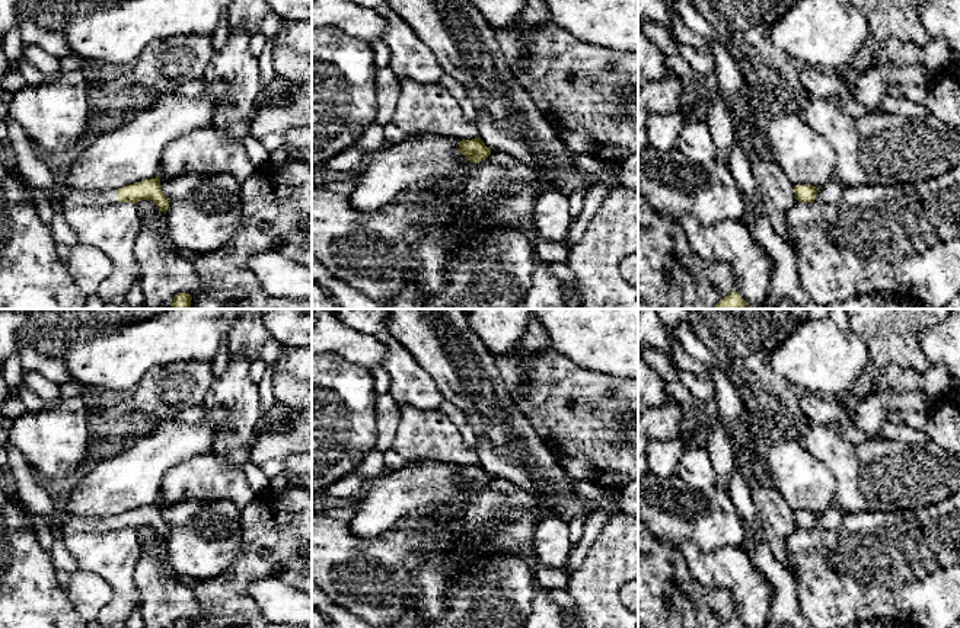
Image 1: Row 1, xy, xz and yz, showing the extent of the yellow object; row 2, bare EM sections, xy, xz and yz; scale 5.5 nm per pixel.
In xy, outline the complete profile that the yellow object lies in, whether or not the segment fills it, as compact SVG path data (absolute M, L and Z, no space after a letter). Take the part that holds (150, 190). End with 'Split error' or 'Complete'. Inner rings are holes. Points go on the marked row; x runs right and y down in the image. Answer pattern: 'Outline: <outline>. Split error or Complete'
Outline: M160 176L105 191L79 191L76 188L67 188L61 195L64 210L79 205L106 207L118 203L137 204L140 200L153 201L159 210L166 214L169 201L162 191Z. Split error

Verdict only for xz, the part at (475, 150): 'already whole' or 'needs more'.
already whole

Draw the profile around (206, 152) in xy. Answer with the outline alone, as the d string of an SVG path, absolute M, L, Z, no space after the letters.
M208 127L179 137L168 144L160 159L160 176L185 173L229 173L239 182L251 178L256 166L249 160L242 141Z

